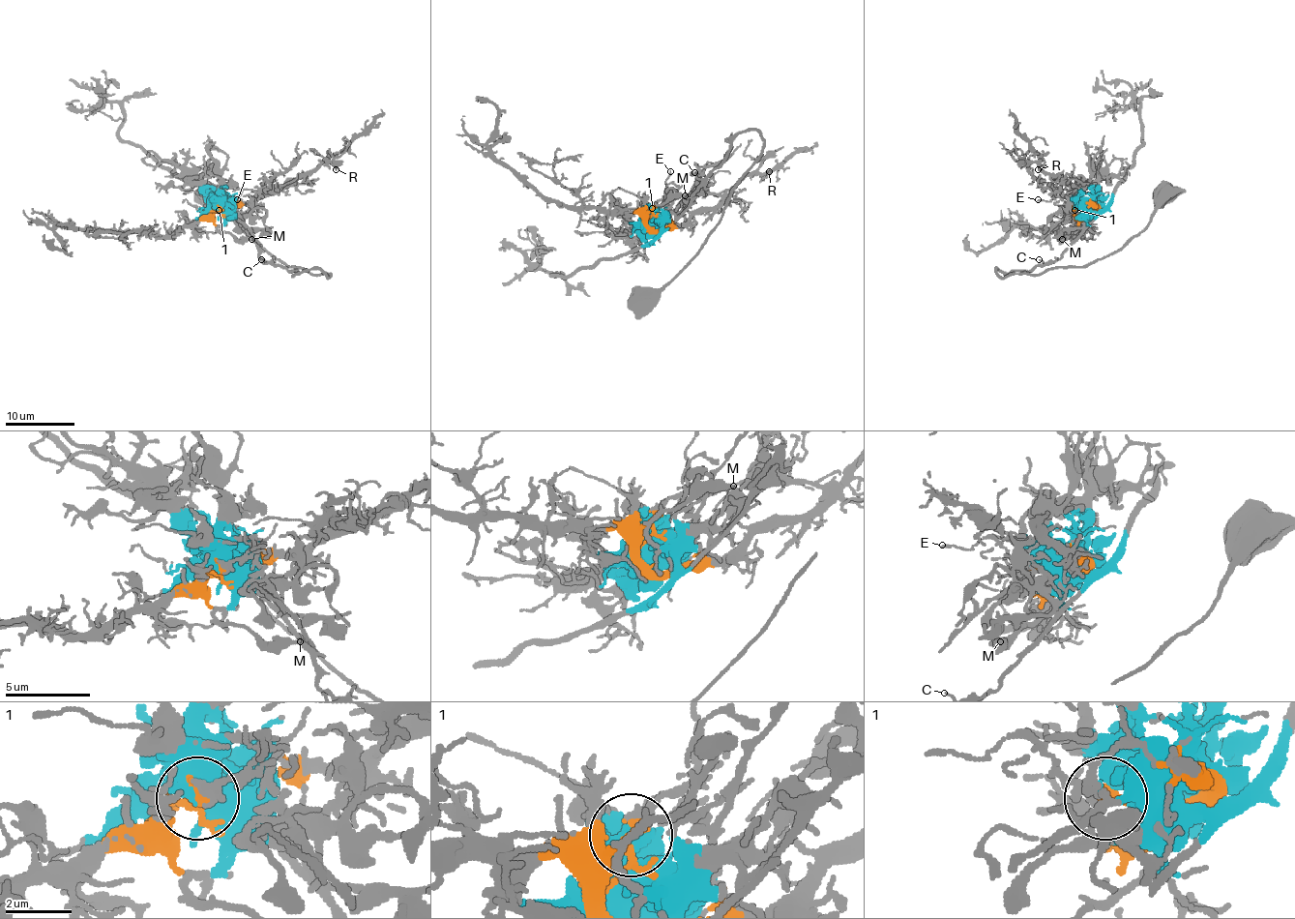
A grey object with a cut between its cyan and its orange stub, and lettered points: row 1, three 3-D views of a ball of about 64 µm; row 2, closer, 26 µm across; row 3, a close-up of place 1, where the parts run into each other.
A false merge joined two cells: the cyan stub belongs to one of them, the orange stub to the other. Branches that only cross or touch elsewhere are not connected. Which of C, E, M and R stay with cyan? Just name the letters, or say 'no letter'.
C, M

